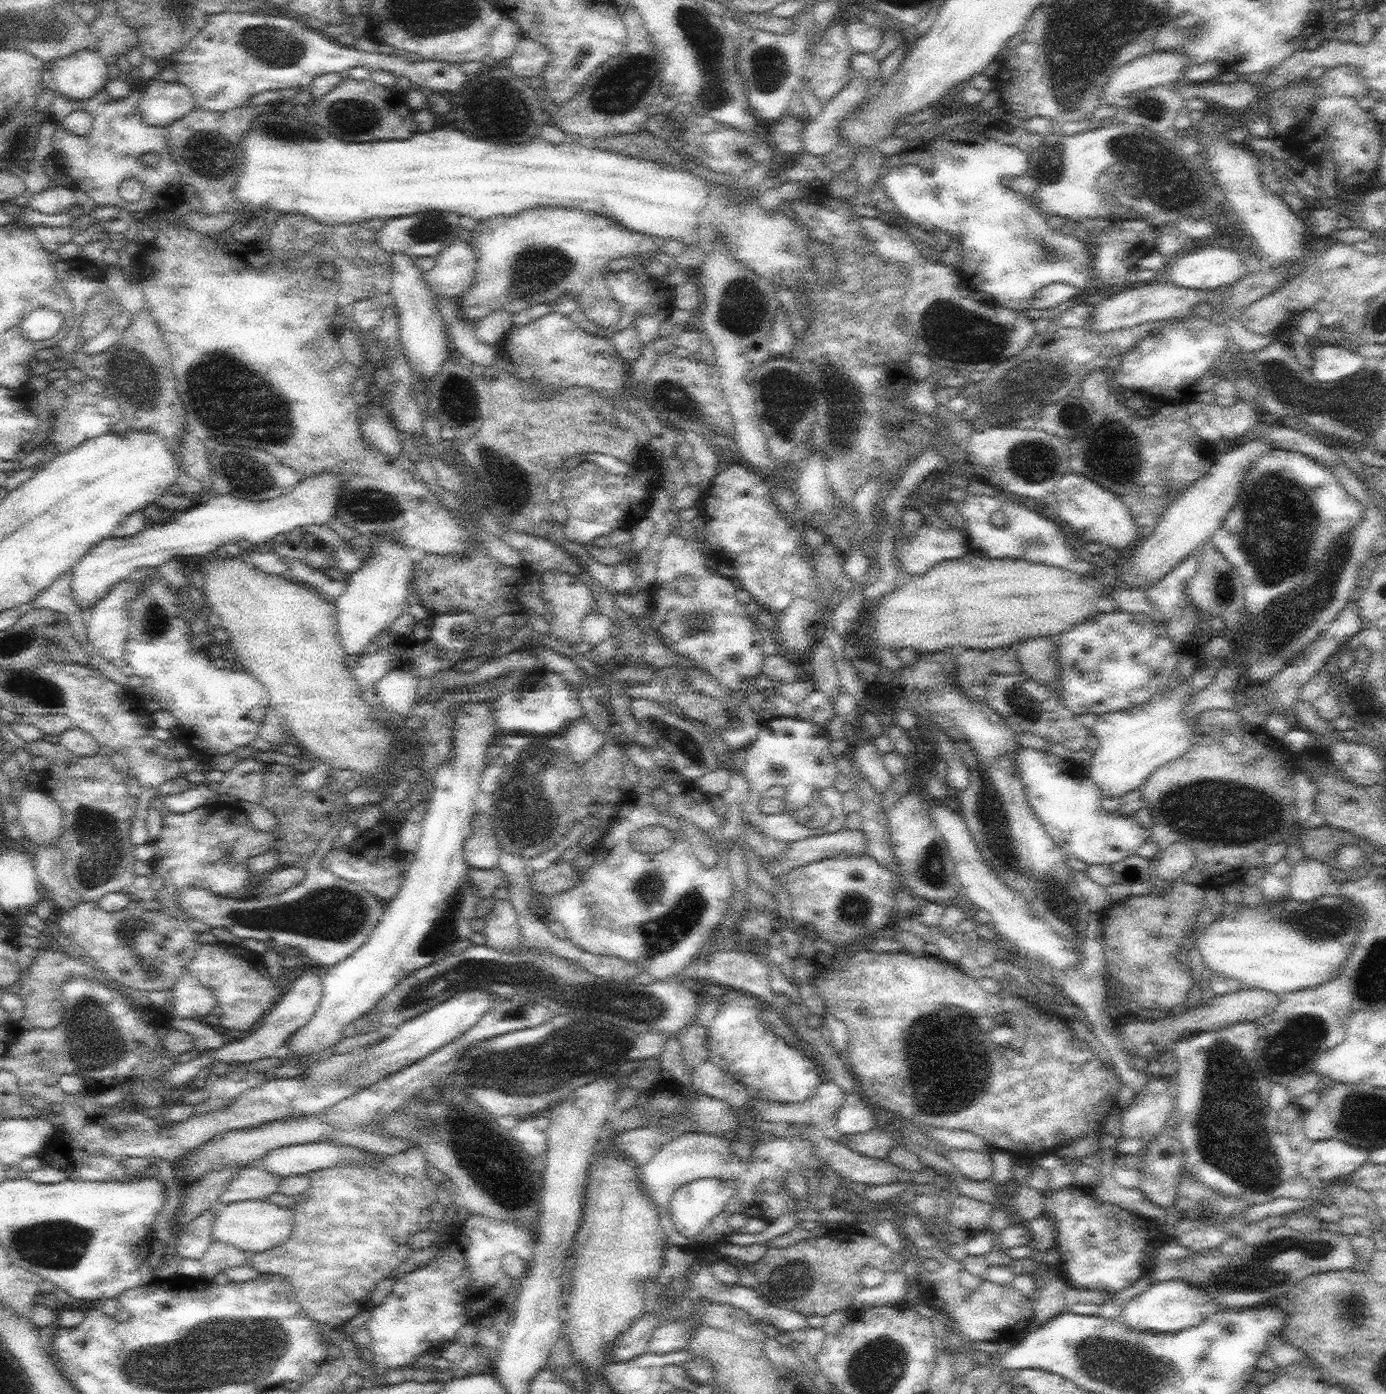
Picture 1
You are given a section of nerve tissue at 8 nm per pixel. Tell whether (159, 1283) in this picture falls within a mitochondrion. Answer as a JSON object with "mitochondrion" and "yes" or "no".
{"mitochondrion":"no"}

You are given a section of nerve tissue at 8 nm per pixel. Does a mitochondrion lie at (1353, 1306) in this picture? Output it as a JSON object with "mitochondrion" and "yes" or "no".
{"mitochondrion":"yes"}

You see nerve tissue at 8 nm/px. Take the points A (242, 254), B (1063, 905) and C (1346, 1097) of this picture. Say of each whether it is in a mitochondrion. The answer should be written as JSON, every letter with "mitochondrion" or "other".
{"A":"other","B":"mitochondrion","C":"other"}

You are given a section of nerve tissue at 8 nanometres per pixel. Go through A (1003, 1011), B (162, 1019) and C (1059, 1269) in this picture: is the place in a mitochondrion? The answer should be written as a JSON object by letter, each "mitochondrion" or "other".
{"A":"other","B":"other","C":"other"}

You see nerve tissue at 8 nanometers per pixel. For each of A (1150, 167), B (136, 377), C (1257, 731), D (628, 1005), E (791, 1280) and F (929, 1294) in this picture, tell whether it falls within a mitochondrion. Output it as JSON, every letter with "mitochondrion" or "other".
{"A":"mitochondrion","B":"mitochondrion","C":"other","D":"mitochondrion","E":"mitochondrion","F":"other"}

